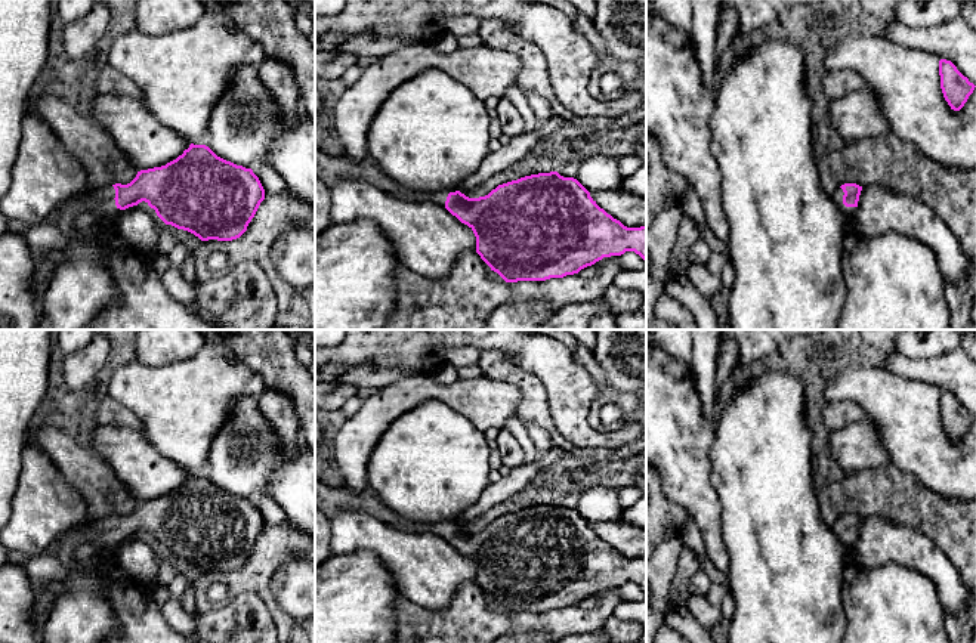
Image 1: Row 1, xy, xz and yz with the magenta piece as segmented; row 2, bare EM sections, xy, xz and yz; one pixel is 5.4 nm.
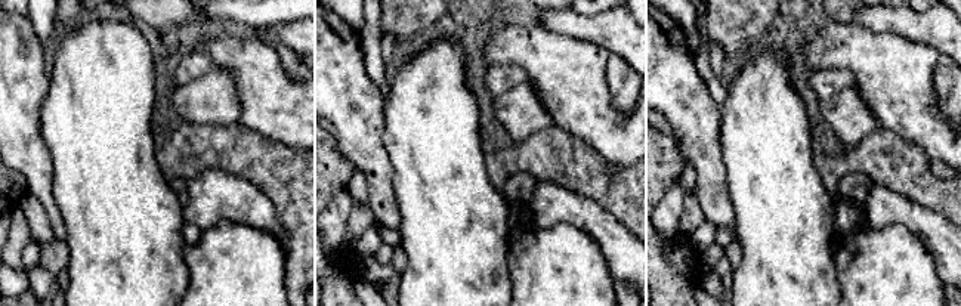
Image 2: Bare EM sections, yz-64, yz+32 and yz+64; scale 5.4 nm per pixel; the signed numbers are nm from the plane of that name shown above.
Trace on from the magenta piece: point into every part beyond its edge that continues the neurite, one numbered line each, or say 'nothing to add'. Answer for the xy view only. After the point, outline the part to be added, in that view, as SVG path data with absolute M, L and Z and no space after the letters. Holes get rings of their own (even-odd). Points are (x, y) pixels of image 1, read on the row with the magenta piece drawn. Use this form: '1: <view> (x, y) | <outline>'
1: xy (99, 201) | M112 185L105 188L92 188L86 194L77 195L50 213L43 223L58 226L67 238L72 238L75 231L75 219L81 213L92 213L96 217L118 216L123 213L115 205L115 189Z

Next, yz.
1: yz (837, 195) | M838 186L838 188L834 191L834 194L831 195L831 198L833 198L834 203L838 205L838 208L841 210L841 213L843 213L847 219L852 219L858 207L846 207L846 205L843 204L843 195L844 195L844 192L843 192L843 189Z

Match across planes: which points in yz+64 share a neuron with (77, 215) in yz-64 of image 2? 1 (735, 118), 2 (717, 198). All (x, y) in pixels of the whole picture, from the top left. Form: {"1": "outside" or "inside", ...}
{"1": "inside", "2": "outside"}

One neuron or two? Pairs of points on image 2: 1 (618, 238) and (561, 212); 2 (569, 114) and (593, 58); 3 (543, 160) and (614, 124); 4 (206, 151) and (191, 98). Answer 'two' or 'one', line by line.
1: one
2: one
3: two
4: two

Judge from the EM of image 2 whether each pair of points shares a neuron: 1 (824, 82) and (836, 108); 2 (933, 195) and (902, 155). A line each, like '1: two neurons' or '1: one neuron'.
1: two neurons
2: one neuron

